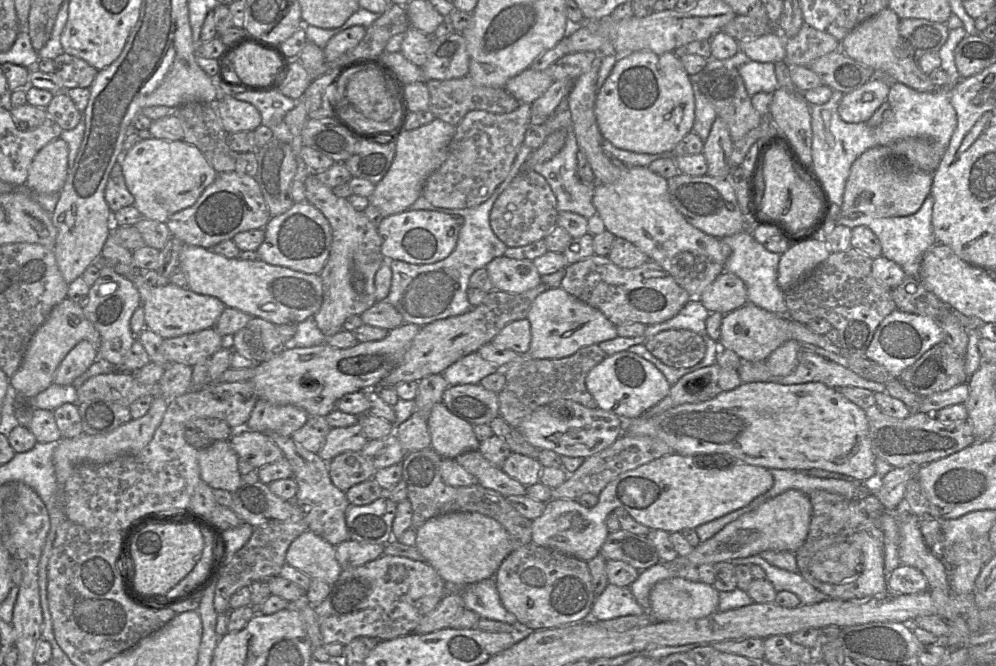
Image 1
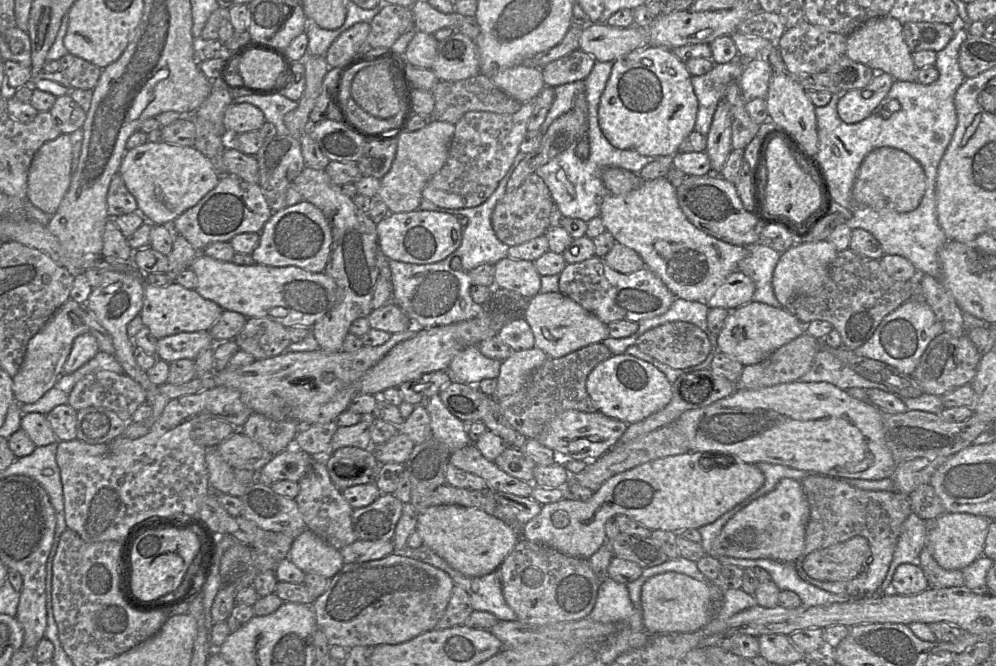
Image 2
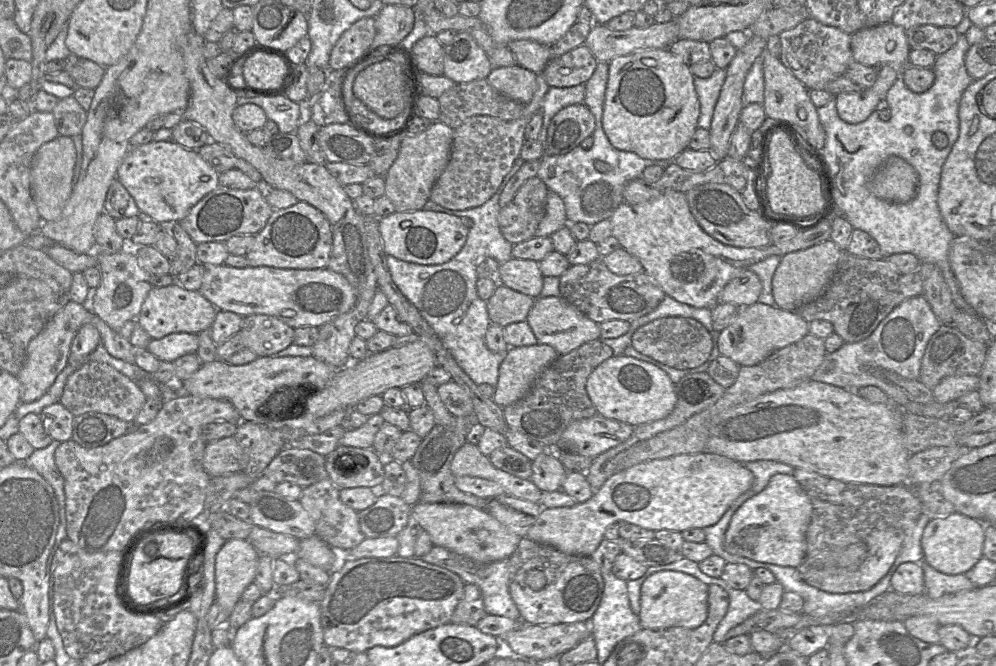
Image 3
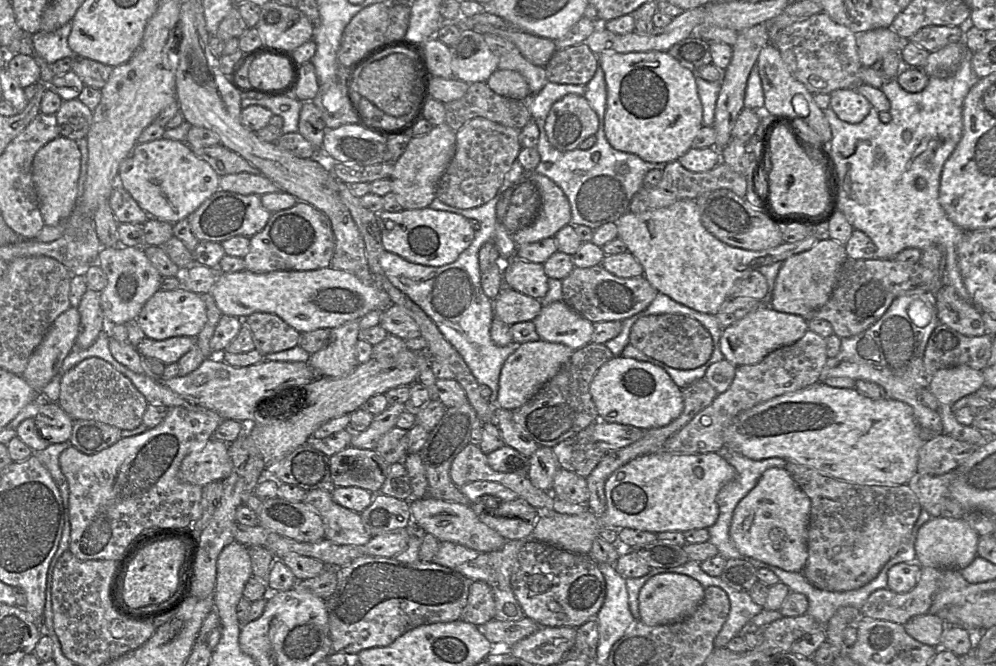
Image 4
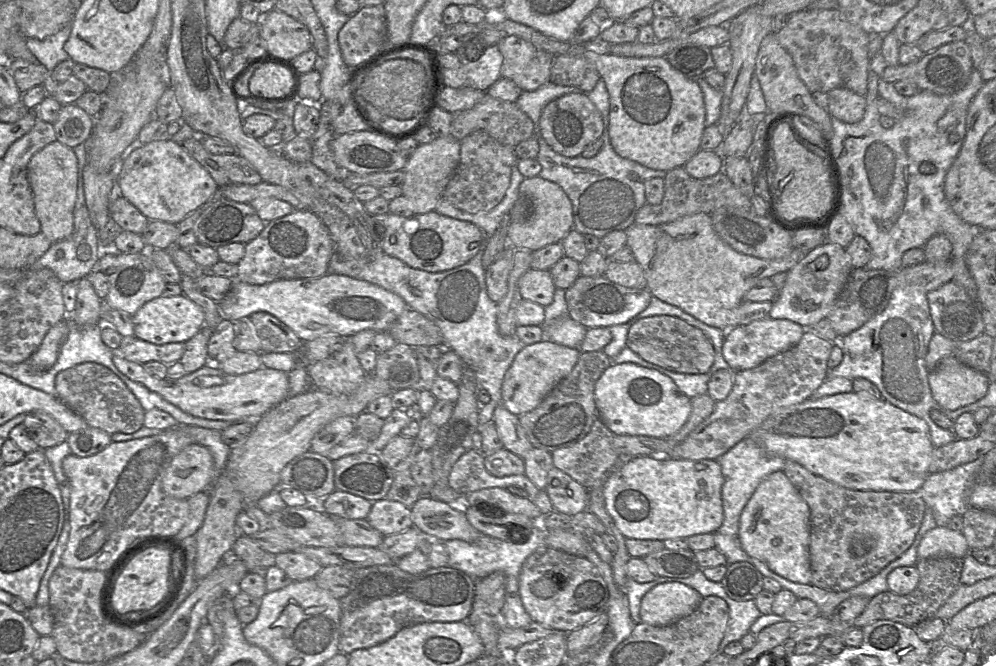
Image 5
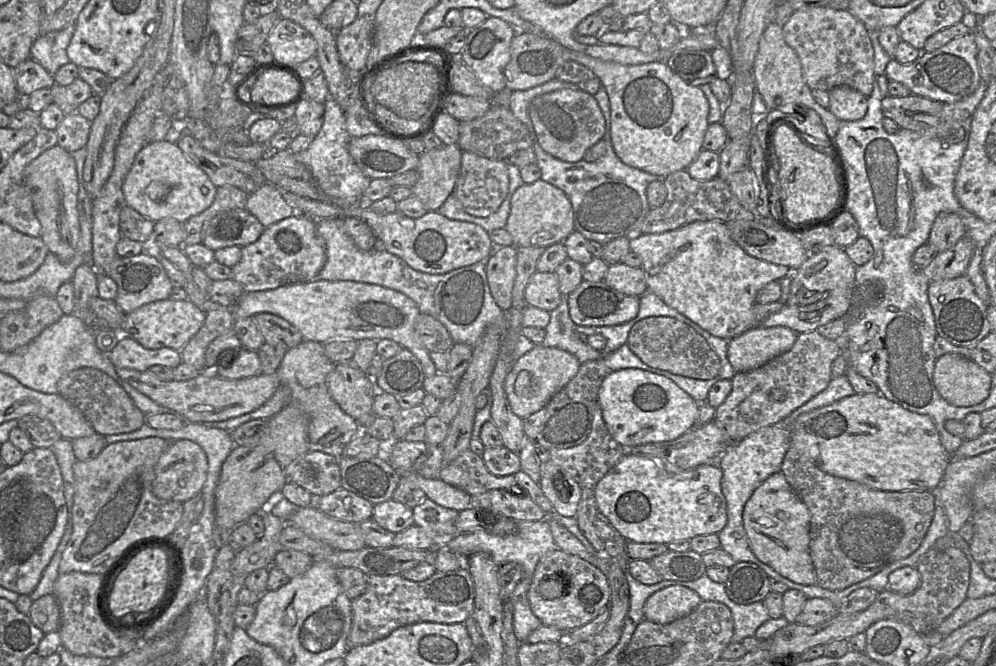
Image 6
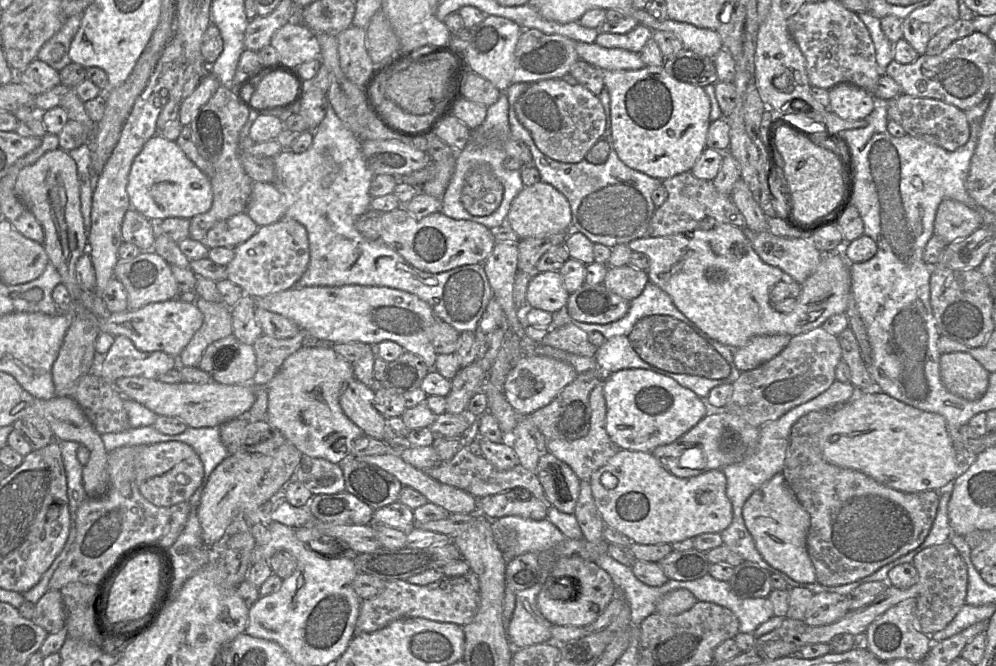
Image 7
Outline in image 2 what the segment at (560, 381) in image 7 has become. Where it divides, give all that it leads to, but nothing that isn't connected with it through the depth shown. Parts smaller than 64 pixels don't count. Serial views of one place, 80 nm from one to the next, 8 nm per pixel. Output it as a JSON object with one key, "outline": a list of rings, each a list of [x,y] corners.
{"outline":[[[536,347],[514,351],[508,359],[502,361],[497,388],[492,397],[500,400],[516,393],[547,359],[547,354]]]}

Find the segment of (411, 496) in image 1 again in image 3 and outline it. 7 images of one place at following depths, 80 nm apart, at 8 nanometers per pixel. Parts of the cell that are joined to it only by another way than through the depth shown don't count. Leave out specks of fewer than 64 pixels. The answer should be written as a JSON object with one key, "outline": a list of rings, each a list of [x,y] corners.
{"outline":[[[456,417],[453,424],[435,425],[417,448],[411,462],[420,478],[421,503],[458,503],[467,504],[478,509],[485,509],[487,501],[484,498],[459,490],[451,472],[451,462],[458,449],[467,442],[467,433],[475,421],[474,417]]]}

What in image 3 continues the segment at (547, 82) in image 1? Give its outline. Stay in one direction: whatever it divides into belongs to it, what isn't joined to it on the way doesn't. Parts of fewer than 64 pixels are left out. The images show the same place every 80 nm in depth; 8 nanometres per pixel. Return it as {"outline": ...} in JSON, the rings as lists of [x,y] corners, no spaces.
{"outline":[[[516,64],[508,67],[493,67],[487,77],[490,85],[502,95],[528,104],[537,87],[538,74]]]}

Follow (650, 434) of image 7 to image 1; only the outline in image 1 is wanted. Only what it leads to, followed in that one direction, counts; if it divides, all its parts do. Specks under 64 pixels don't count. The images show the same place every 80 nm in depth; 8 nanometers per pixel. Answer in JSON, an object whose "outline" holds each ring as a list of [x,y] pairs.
{"outline":[[[628,350],[606,356],[586,376],[586,388],[597,402],[598,408],[630,420],[642,416],[663,400],[671,385],[654,364]]]}

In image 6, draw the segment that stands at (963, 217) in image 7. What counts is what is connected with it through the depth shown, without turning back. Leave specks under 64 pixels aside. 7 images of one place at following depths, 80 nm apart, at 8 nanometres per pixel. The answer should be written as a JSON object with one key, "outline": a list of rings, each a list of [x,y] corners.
{"outline":[[[941,212],[933,223],[927,243],[937,254],[953,247],[965,234],[966,229],[959,215]]]}

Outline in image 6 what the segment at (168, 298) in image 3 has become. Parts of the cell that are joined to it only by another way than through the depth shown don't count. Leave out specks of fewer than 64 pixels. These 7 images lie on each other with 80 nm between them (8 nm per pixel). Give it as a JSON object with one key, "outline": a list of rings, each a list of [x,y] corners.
{"outline":[[[163,299],[145,304],[127,313],[120,328],[120,336],[136,340],[146,349],[168,347],[181,350],[184,345],[200,330],[205,322],[205,313],[189,299]]]}

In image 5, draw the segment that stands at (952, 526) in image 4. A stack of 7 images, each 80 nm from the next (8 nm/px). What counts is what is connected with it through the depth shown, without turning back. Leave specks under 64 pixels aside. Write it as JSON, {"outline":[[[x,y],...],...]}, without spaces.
{"outline":[[[937,525],[929,530],[918,546],[920,559],[950,557],[964,560],[970,553],[964,534],[948,526]]]}

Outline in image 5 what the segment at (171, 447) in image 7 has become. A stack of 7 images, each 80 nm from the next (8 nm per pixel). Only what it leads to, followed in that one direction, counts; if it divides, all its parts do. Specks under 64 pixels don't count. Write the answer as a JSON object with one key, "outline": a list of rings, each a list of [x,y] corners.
{"outline":[[[191,443],[172,458],[162,478],[162,490],[168,496],[188,499],[208,490],[214,481],[210,451],[201,444]]]}

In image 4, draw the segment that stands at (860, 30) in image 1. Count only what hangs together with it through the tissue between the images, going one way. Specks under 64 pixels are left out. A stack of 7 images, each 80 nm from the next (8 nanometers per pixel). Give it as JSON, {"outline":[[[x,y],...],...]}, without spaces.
{"outline":[[[890,27],[855,33],[862,66],[871,67],[891,51],[900,52],[904,40]]]}

